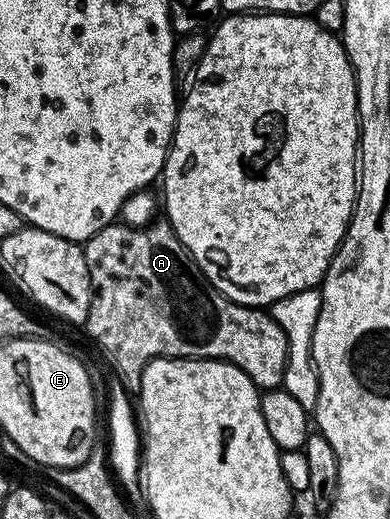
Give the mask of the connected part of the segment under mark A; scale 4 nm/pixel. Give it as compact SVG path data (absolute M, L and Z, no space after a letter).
M113 222L98 230L83 245L86 266L88 267L88 277L92 280L92 301L88 311L88 323L86 331L88 336L116 363L116 368L125 376L122 380L123 387L129 390L139 389L140 375L144 372L144 367L151 360L158 360L162 356L173 358L195 358L197 360L224 360L227 364L233 364L242 369L246 375L256 383L256 387L261 390L278 388L283 385L284 371L287 368L288 342L287 335L283 332L282 326L273 318L271 311L262 308L248 308L244 304L235 304L233 300L228 300L213 286L202 274L202 270L194 262L194 258L186 250L186 246L176 236L176 231L167 222L153 222L143 228L132 228L123 222Z

